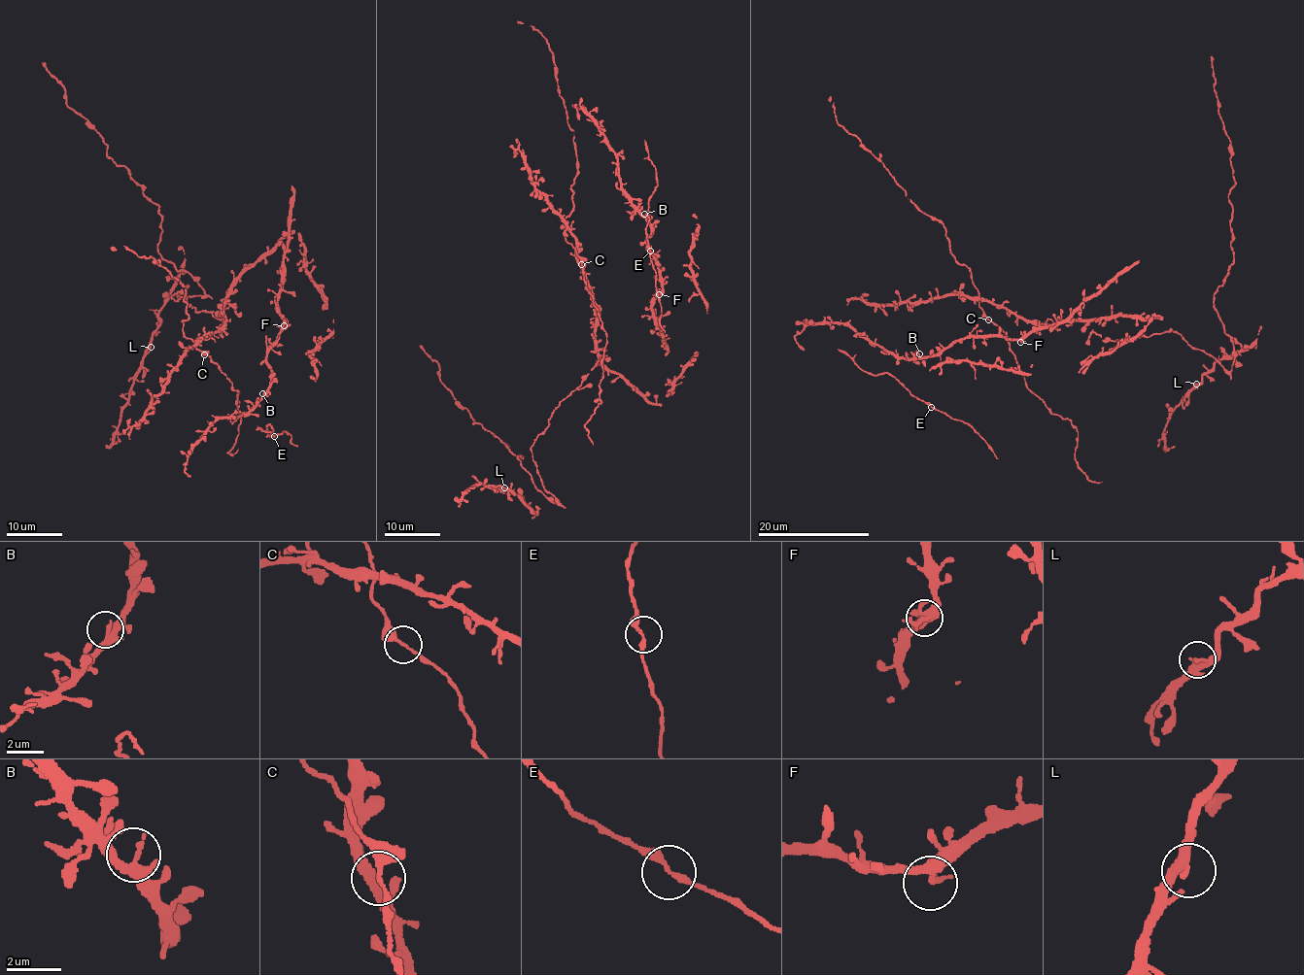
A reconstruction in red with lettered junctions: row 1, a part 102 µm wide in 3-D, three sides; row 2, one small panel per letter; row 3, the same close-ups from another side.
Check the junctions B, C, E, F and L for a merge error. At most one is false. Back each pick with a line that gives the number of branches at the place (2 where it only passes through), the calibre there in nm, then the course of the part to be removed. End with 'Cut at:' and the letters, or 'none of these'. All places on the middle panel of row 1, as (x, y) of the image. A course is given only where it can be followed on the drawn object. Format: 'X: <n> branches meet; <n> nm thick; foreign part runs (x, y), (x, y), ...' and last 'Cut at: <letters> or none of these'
Cut at: none of these

